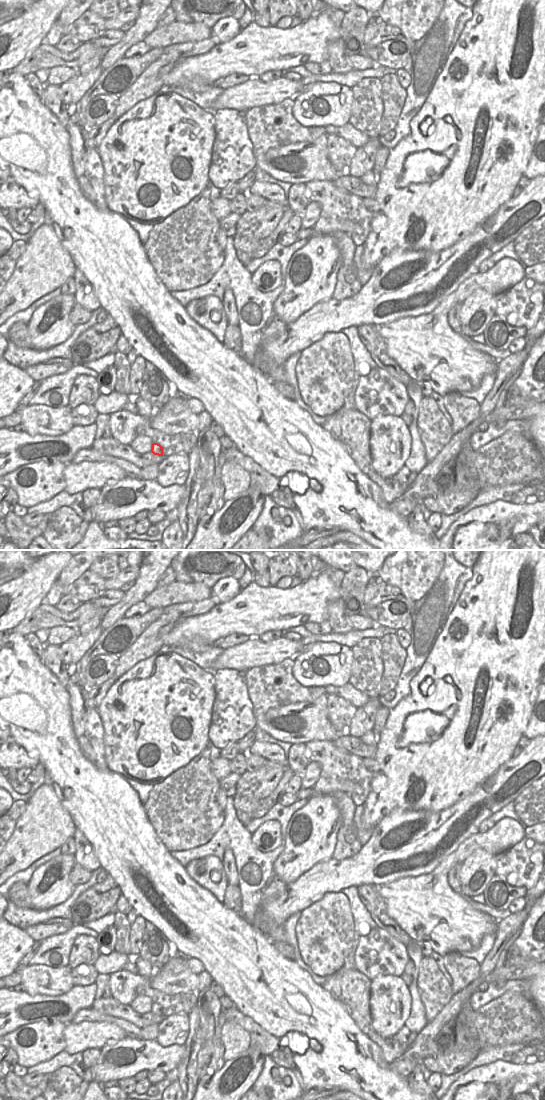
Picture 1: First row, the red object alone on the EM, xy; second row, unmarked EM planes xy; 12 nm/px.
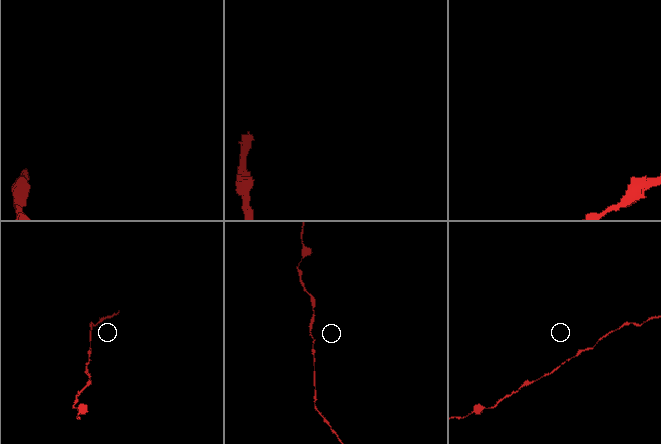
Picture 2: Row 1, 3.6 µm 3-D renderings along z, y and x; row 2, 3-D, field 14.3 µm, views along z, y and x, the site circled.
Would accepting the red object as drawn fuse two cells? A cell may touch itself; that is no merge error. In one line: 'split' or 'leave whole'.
leave whole

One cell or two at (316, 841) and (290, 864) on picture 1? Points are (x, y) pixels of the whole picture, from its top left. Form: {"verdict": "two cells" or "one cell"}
{"verdict": "one cell"}

